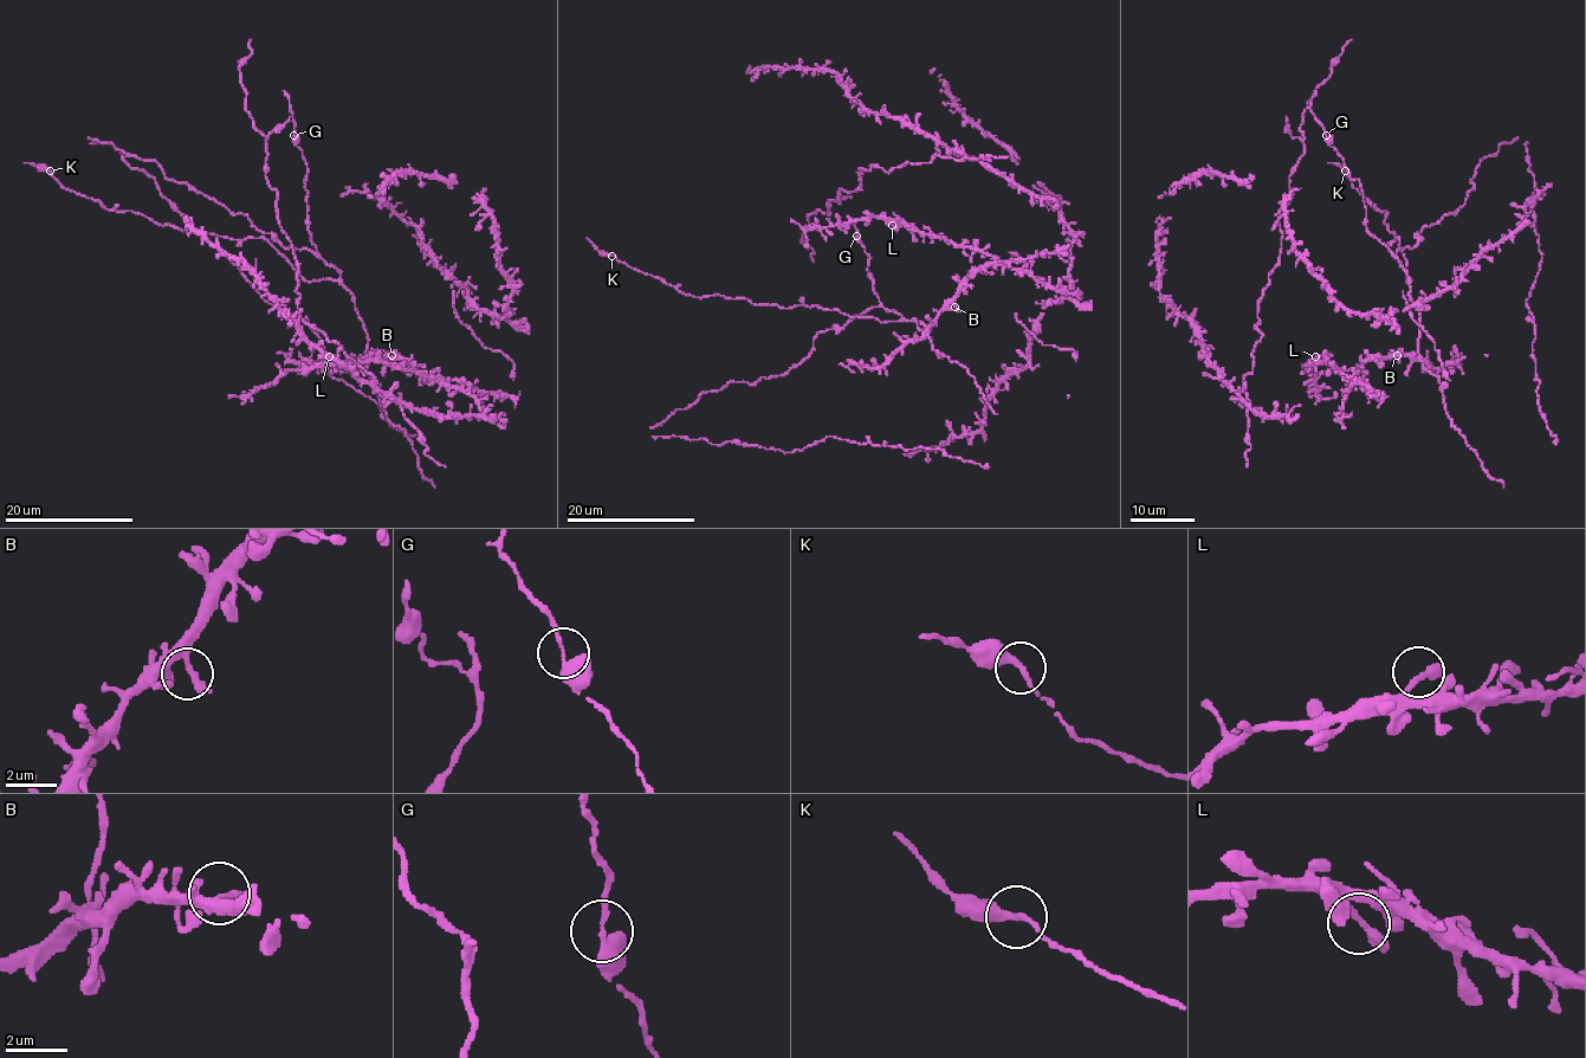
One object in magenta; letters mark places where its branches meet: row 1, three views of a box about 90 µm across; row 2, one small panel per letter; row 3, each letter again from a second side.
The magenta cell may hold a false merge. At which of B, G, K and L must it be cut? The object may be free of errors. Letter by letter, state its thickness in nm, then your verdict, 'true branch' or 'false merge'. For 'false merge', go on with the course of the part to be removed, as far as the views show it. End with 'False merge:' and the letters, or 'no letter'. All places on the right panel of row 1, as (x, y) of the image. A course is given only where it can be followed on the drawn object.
B: 280 nm thick; true branch
G: 320 nm thick; true branch
K: 280 nm thick; true branch
L: 280 nm thick; true branch
False merge: no letter

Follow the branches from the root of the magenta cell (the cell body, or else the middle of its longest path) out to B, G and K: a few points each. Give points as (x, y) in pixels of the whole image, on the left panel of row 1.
B: (310, 238), (316, 252), (337, 270), (341, 281), (354, 294), (355, 310), (368, 335), (364, 356), (392, 355)
G: (310, 238), (306, 165), (295, 135)
K: (310, 238), (337, 279), (305, 281), (261, 238), (186, 231), (107, 210), (50, 171)

